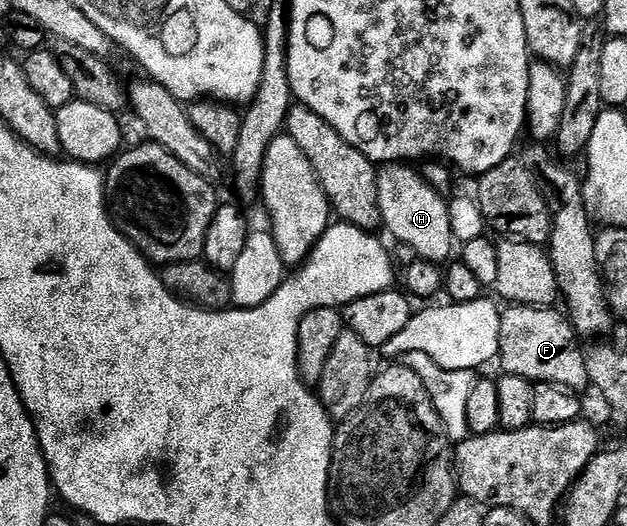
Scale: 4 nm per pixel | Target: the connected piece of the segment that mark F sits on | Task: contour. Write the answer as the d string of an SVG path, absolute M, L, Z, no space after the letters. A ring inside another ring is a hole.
M507 305L501 311L500 320L500 348L498 349L498 362L502 364L505 374L518 375L531 382L546 382L560 384L568 387L575 393L583 393L589 389L590 377L587 374L586 358L582 348L578 348L575 342L575 332L570 324L570 319L565 313L557 314L557 309L544 306L516 306Z

